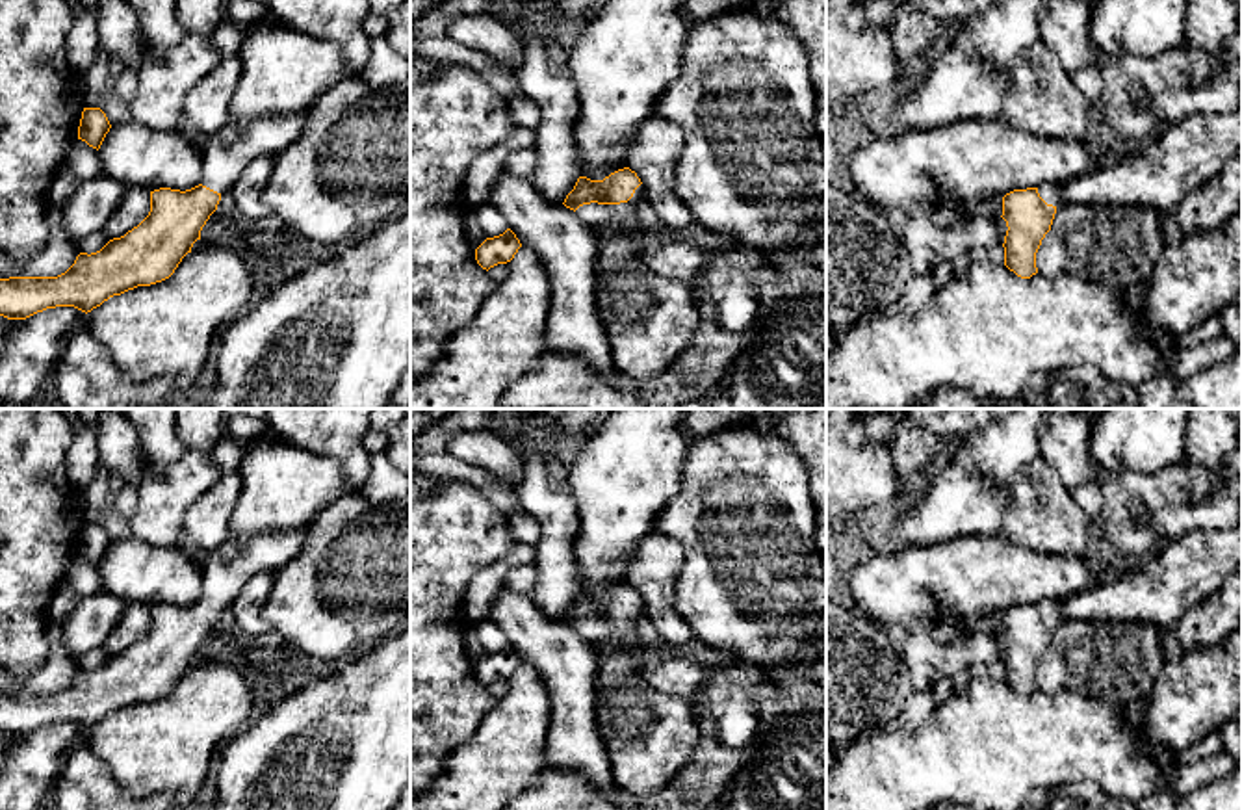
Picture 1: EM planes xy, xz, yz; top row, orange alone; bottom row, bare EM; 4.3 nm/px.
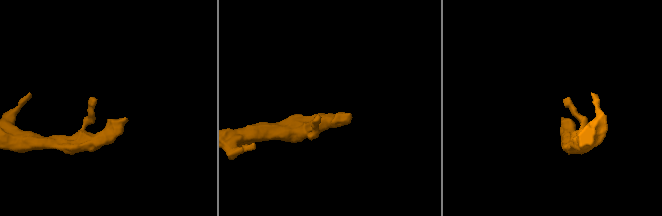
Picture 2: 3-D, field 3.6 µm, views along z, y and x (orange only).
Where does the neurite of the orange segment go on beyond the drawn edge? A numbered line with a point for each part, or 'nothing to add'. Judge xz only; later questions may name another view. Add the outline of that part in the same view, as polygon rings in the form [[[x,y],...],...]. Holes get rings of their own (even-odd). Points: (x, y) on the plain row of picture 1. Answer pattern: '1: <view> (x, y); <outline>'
1: xz (624, 630); [[[642,600],[635,606],[627,619],[620,621],[583,621],[576,626],[576,632],[592,647],[616,639],[620,645],[637,647],[639,619],[646,611]]]

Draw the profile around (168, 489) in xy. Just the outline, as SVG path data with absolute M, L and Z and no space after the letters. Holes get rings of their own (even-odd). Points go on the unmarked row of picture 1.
M186 450L173 463L145 464L130 535L160 548L175 546L189 505L219 477L213 451Z

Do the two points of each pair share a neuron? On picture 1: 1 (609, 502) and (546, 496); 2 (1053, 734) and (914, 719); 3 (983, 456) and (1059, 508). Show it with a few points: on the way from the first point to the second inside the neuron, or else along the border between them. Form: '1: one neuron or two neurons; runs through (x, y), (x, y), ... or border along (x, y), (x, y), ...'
1: two neurons; border along (576, 502), (580, 530), (574, 547)
2: two neurons; border along (936, 705), (921, 725), (914, 729), (897, 727)
3: two neurons; border along (1038, 454), (1014, 472), (1010, 500), (1001, 519)

